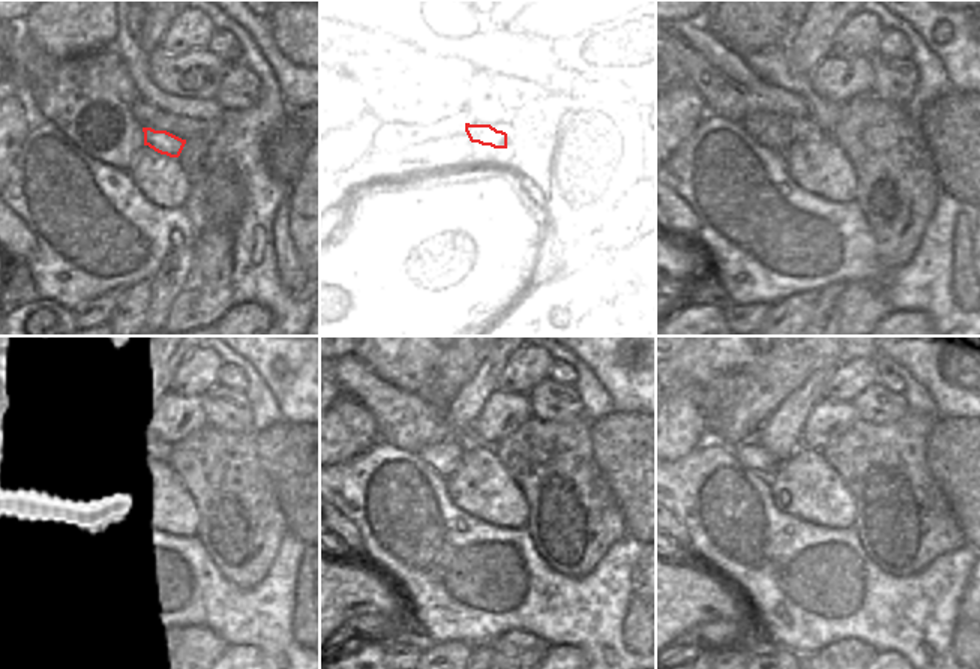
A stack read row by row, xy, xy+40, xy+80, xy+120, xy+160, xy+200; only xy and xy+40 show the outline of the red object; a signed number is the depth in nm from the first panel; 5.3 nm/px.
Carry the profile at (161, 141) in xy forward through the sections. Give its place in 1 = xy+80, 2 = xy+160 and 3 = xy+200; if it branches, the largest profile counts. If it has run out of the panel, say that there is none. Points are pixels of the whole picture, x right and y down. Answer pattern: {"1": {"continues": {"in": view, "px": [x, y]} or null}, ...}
{"1": {"continues": {"in": "xy+80", "px": [800, 128]}}, "2": {"continues": {"in": "xy+160", "px": [444, 456]}}, "3": {"continues": {"in": "xy+200", "px": [751, 455]}}}

